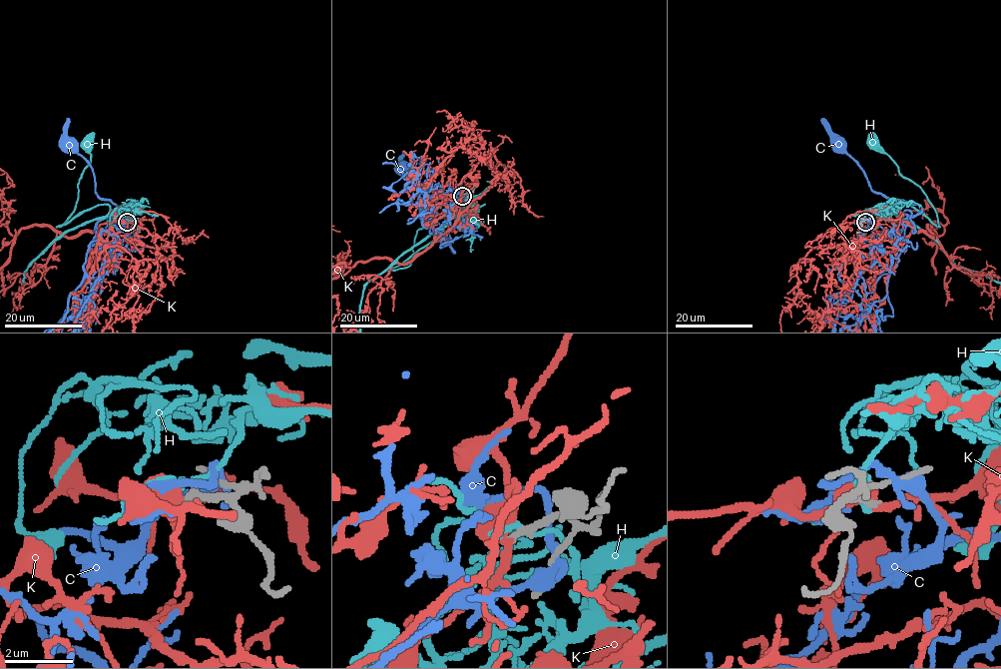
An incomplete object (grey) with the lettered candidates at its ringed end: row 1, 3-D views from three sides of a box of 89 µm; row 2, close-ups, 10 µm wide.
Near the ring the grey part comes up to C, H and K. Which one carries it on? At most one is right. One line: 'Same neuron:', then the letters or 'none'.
Same neuron: K

